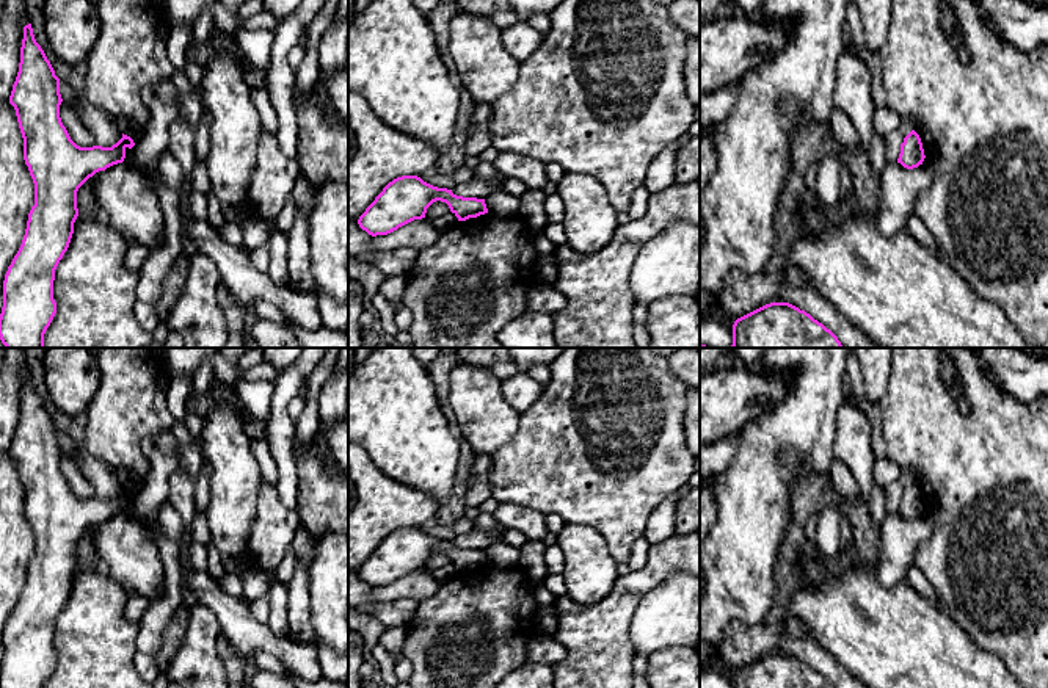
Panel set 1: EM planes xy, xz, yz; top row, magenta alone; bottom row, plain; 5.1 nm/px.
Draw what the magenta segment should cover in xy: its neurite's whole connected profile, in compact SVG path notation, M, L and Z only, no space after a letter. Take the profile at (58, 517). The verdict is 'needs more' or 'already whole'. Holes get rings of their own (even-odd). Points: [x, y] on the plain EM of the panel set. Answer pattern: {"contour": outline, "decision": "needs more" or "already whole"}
{"contour": "M28 375L24 378L19 423L9 454L16 461L24 489L24 511L35 534L35 556L28 564L22 596L5 625L0 688L44 688L56 664L53 650L55 621L74 585L74 574L78 567L77 542L96 523L122 514L126 500L135 497L133 491L124 484L111 498L77 497L61 473L61 453L60 429L36 393L31 375Z", "decision": "already whole"}

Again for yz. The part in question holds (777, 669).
{"contour": "M770 654L733 675L733 688L836 688L822 674L789 654Z", "decision": "already whole"}

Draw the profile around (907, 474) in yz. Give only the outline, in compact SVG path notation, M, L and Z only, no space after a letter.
M902 467L901 476L885 487L885 498L886 498L886 512L893 514L897 512L901 505L901 495L904 489L913 481L915 470L912 467Z

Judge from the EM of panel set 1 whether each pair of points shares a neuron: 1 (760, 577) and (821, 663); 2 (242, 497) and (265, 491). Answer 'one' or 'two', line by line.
1: two
2: two

